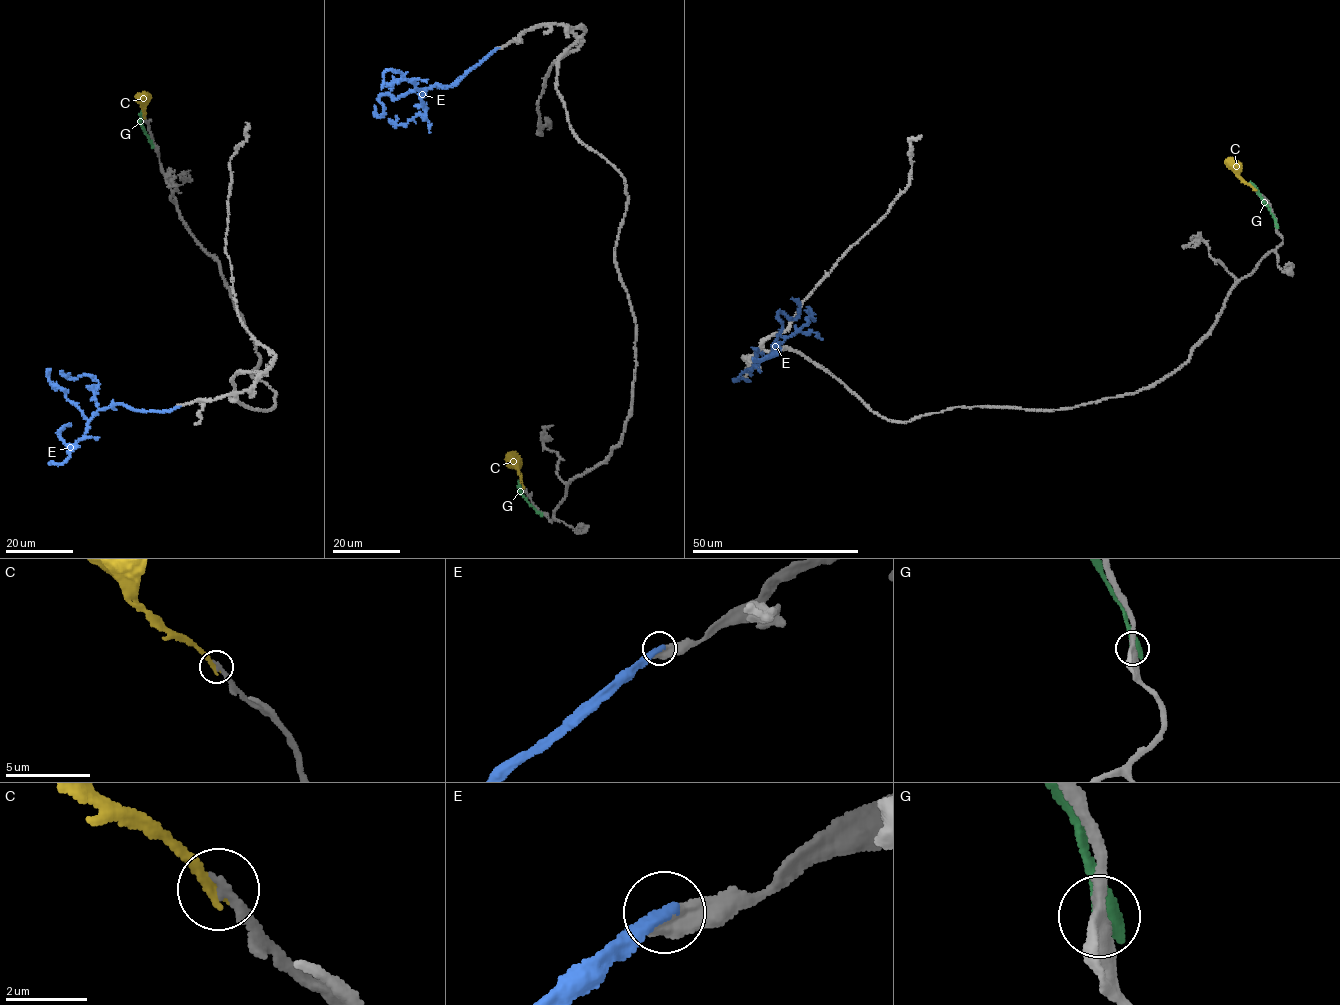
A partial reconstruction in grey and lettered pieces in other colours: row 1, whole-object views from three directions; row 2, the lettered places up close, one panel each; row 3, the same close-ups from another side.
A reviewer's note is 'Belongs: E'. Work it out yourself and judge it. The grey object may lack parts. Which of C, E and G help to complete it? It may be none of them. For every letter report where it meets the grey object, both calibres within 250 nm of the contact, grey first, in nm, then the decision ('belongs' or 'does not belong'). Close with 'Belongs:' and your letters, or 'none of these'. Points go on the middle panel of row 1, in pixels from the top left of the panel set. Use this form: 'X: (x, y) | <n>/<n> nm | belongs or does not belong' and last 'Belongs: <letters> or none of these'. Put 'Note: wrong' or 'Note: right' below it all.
C: (523, 487) | 240/280 nm | does not belong
E: (497, 47) | 500/320 nm | belongs
G: (542, 514) | 420/400 nm | does not belong
Belongs: E
Note: right

